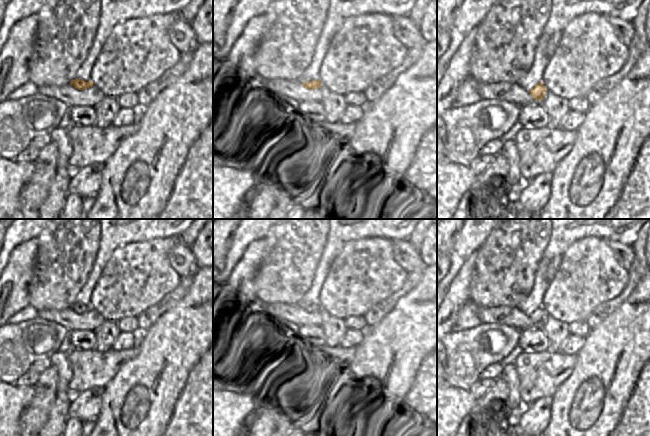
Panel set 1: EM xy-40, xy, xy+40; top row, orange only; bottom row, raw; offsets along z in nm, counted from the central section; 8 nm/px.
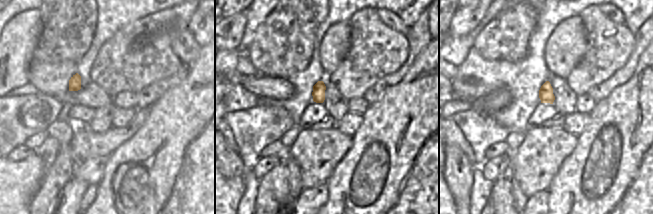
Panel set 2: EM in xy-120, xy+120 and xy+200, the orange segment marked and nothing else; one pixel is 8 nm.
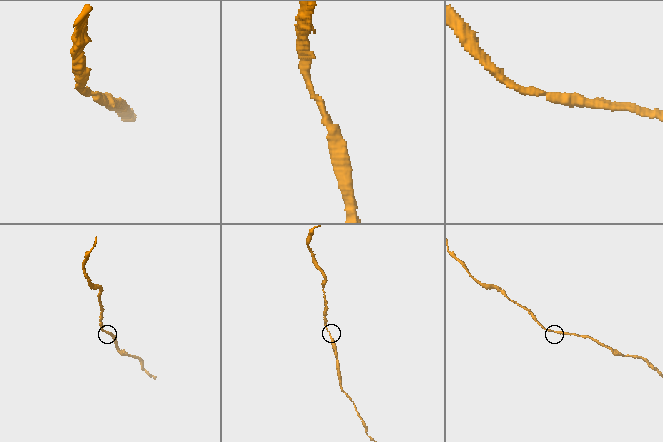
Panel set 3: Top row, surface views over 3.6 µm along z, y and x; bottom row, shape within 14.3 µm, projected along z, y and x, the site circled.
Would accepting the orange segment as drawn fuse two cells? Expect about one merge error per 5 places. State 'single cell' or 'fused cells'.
single cell

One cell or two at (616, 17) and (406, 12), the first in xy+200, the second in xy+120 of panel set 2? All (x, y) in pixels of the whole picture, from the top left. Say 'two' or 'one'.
two

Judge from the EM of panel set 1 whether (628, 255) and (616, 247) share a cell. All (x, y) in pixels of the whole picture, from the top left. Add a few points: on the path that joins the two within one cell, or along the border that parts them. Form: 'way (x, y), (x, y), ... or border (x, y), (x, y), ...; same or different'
way (625, 252), (619, 248); same

